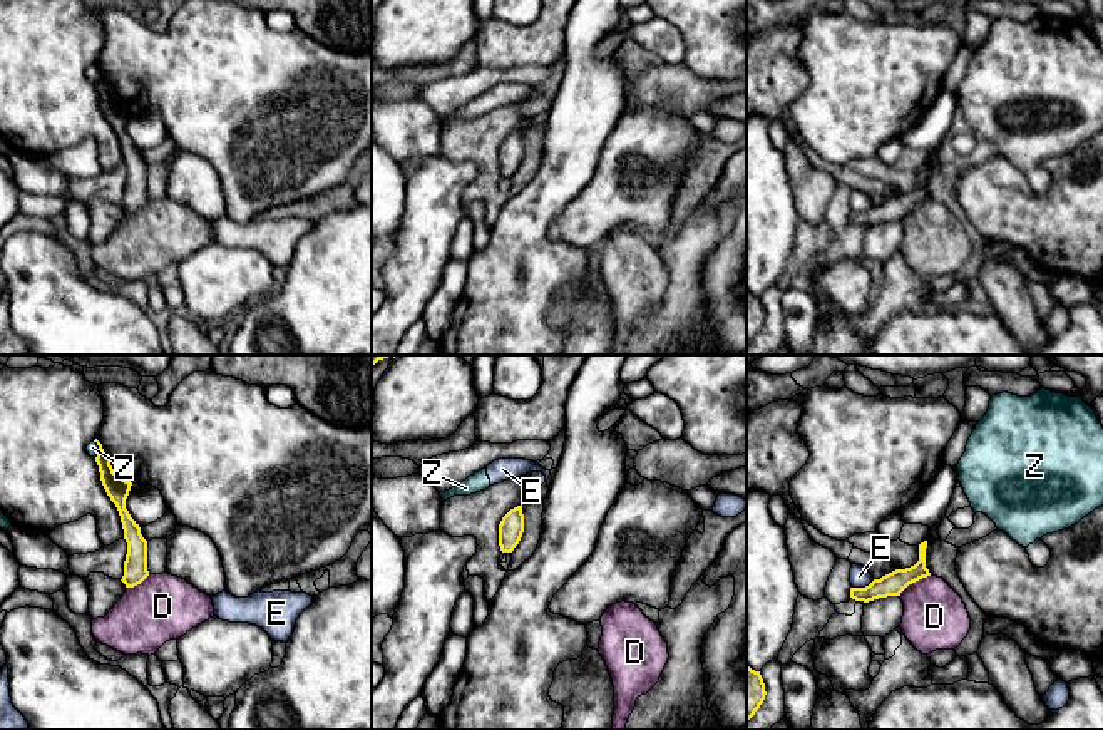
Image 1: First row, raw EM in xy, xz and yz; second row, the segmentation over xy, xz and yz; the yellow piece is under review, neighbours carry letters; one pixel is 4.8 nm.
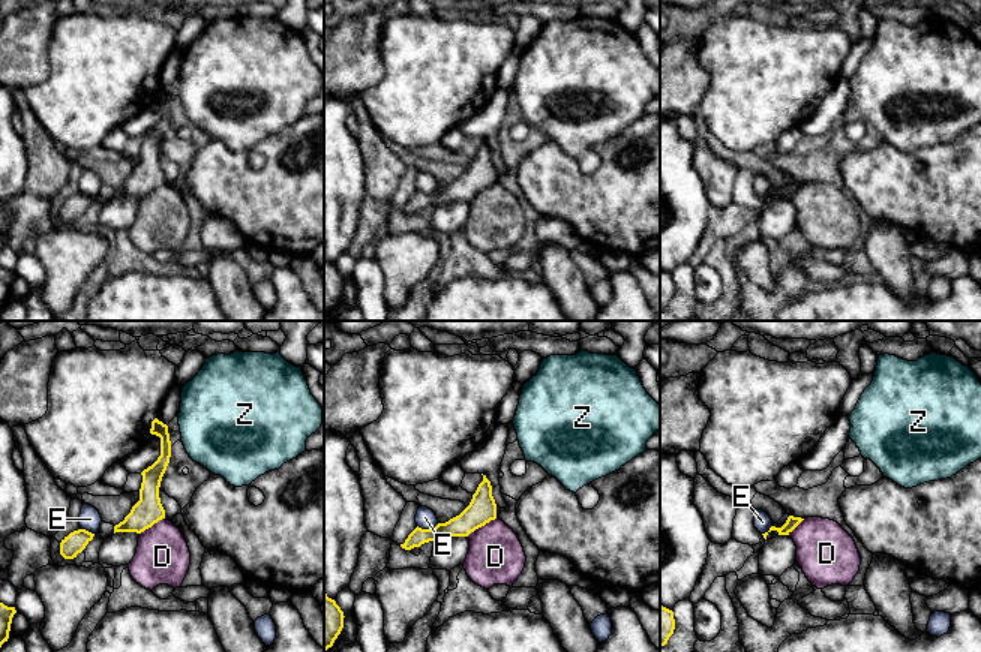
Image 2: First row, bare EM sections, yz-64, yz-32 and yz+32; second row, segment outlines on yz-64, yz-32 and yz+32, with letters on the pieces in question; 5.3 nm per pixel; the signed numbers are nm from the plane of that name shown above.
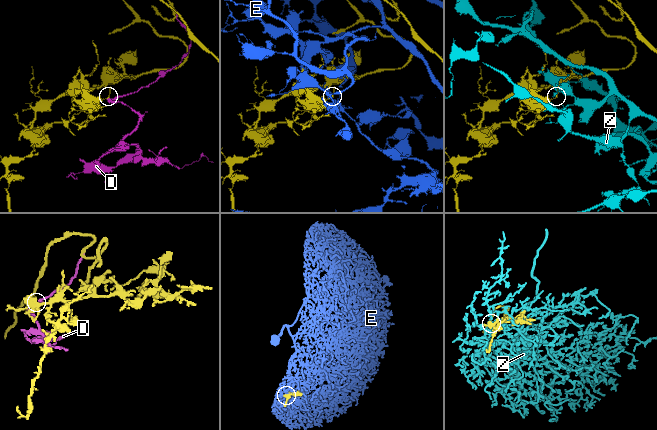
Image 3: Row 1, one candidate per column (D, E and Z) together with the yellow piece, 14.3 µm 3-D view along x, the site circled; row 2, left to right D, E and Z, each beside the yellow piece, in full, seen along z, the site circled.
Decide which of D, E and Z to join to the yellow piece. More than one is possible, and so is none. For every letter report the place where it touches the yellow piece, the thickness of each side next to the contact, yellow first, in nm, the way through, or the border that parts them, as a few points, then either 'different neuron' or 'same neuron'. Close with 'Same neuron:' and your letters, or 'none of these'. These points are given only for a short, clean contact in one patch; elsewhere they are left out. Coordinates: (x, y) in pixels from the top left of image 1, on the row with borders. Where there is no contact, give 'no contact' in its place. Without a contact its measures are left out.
D: contact yz (913, 581); calibres 110 and 300 nm; same neuron
E: contact yz (862, 588); calibres 110 and 100 nm; different neuron
Z: contact xy (99, 449); calibres 110 and 60 nm; different neuron
Same neuron: D

